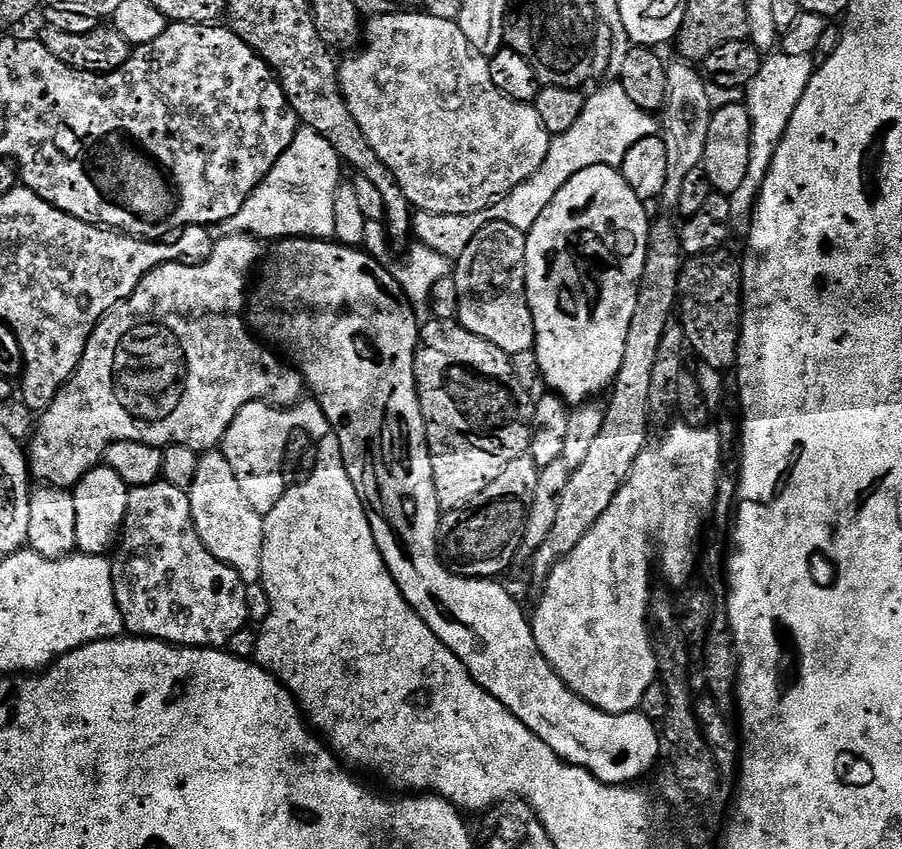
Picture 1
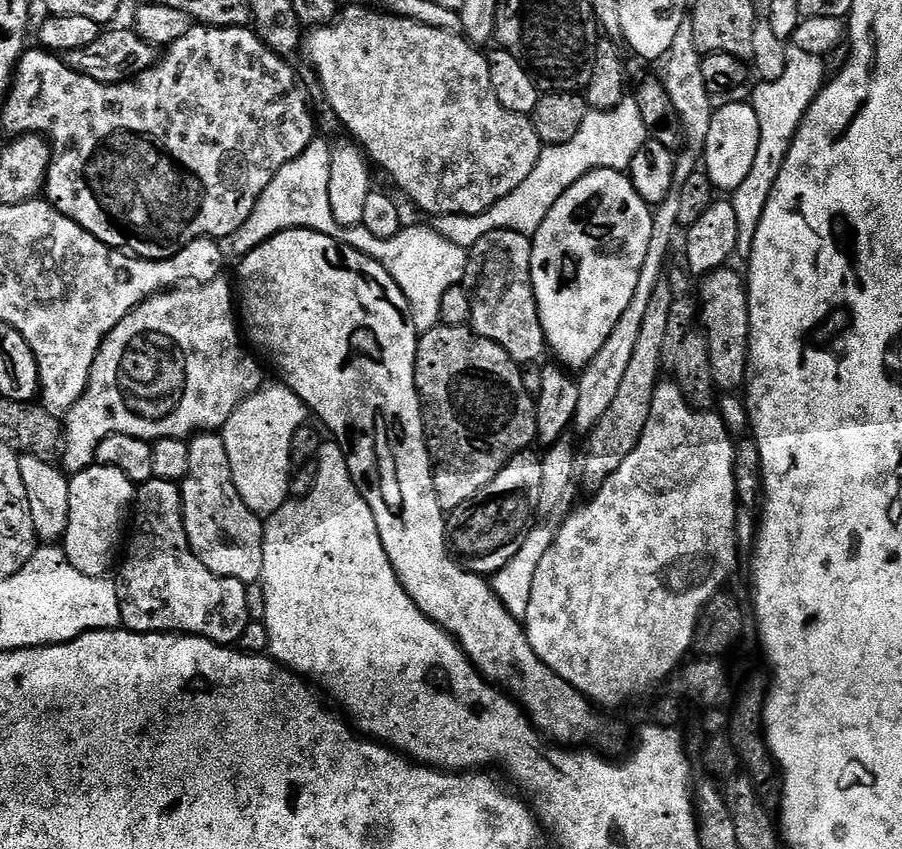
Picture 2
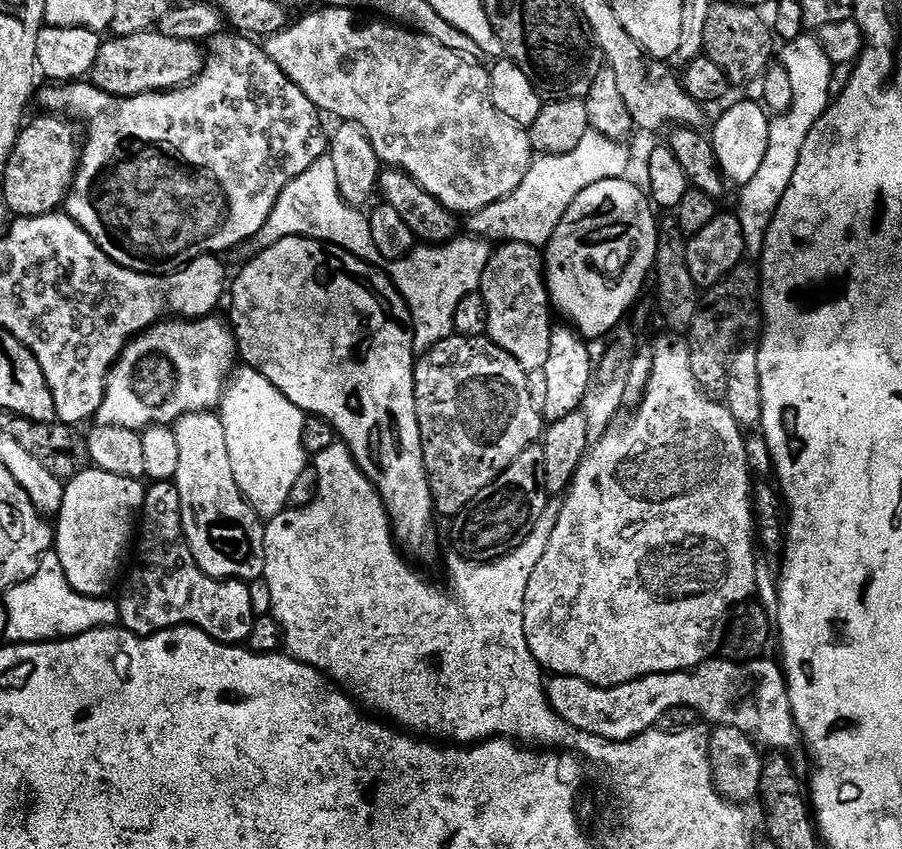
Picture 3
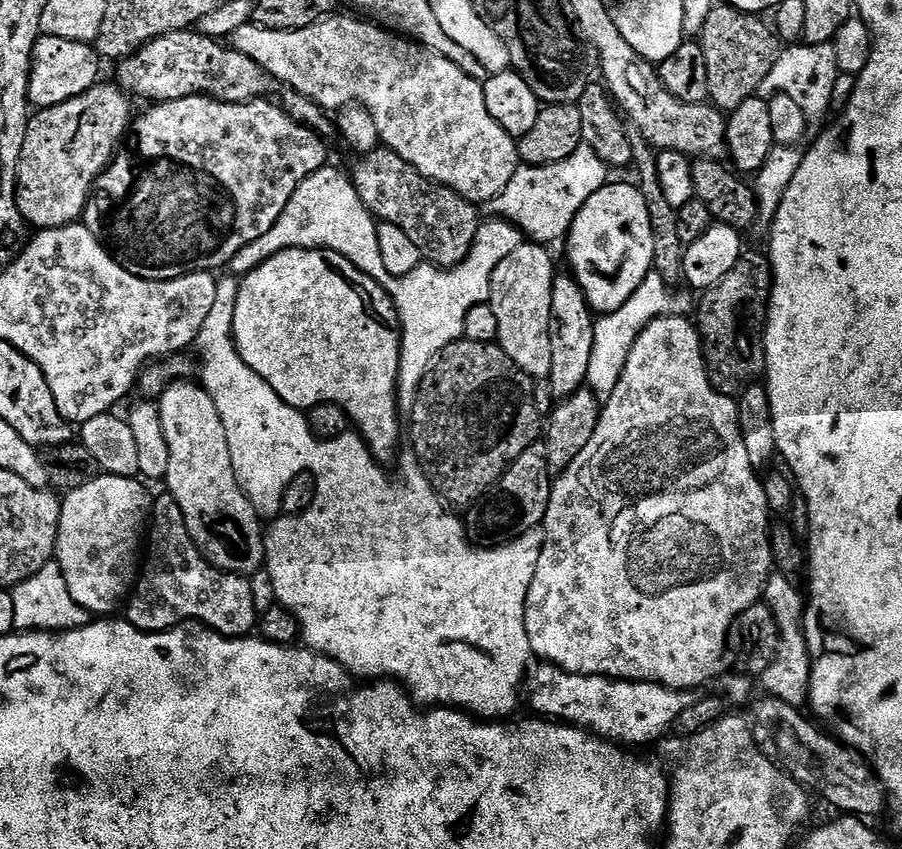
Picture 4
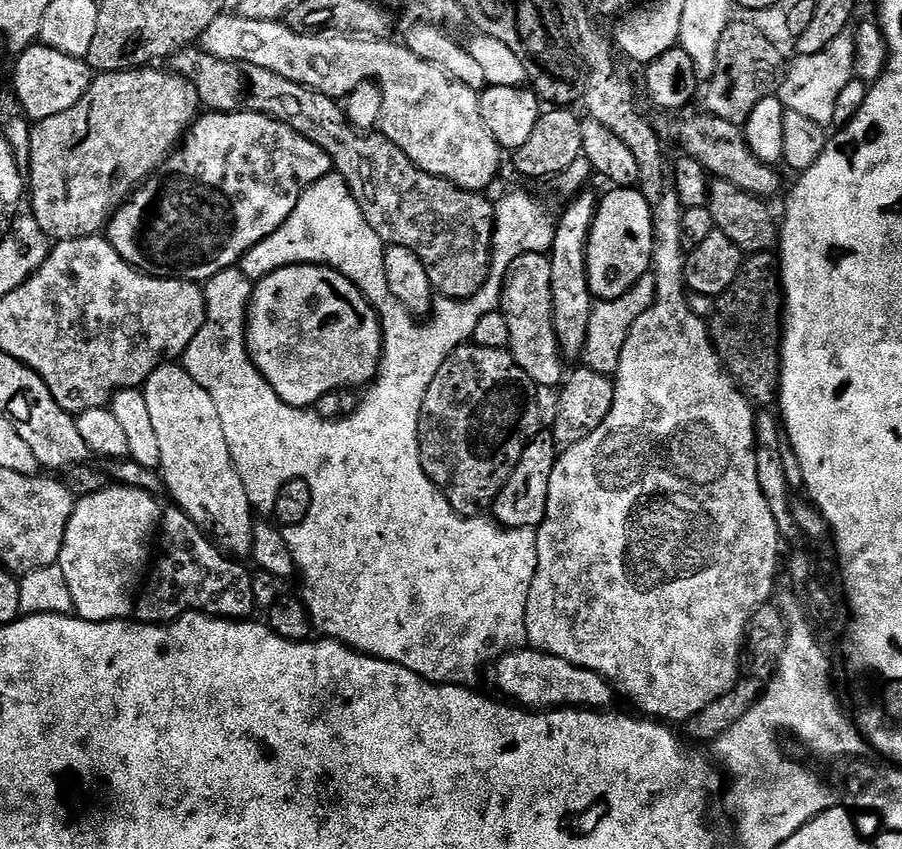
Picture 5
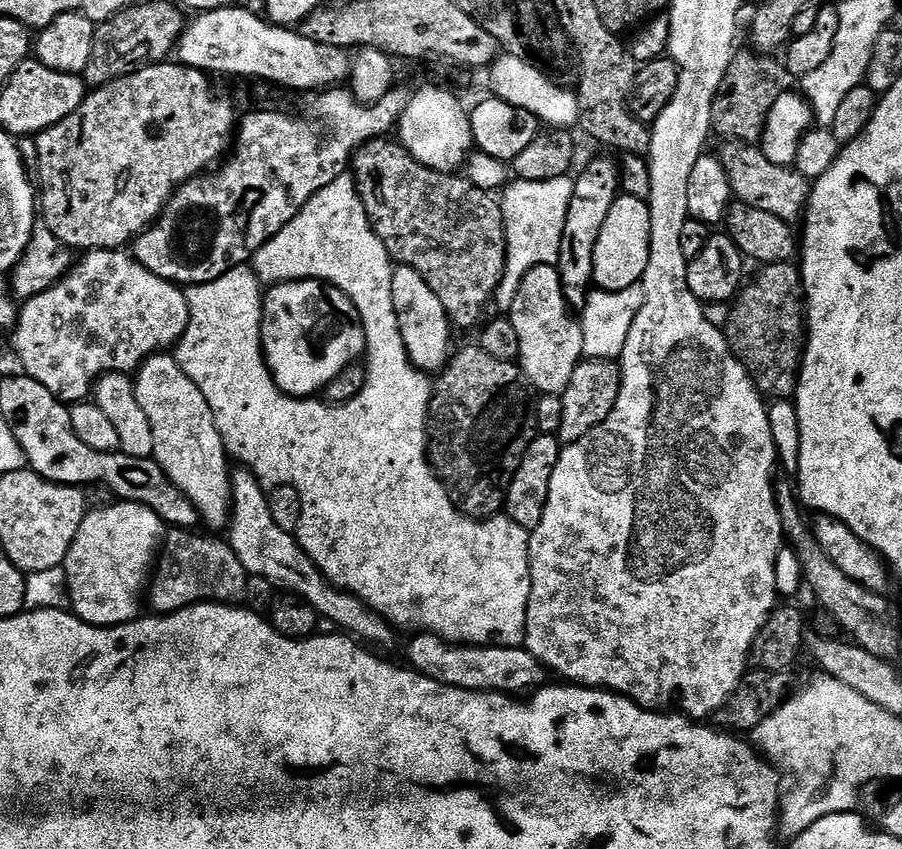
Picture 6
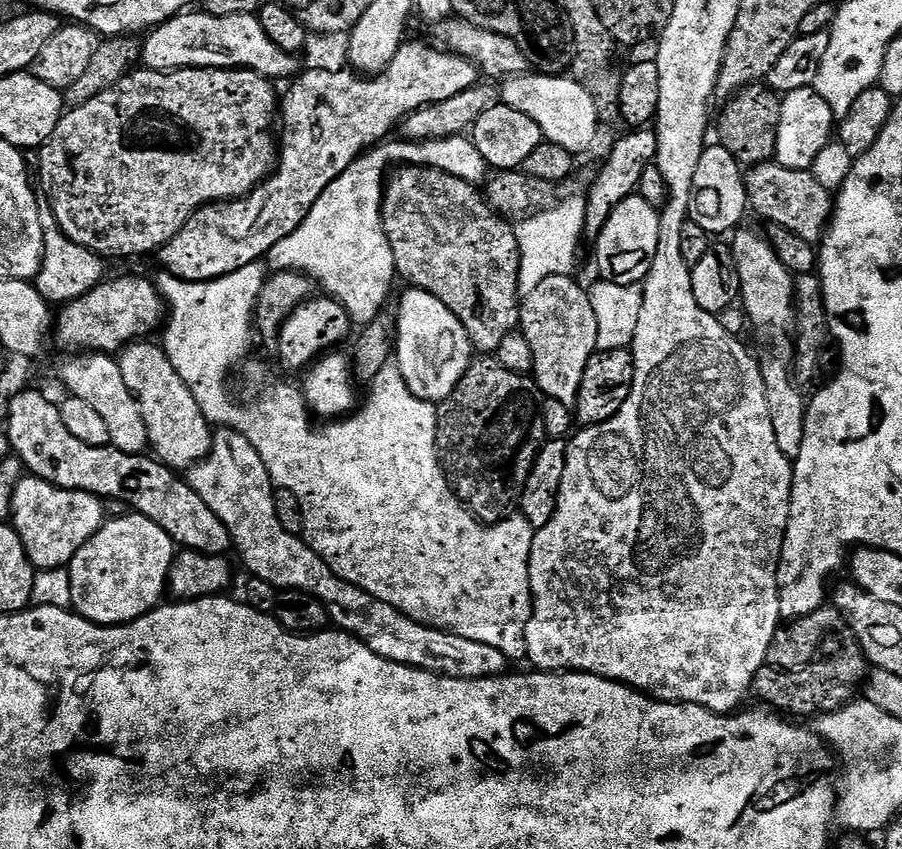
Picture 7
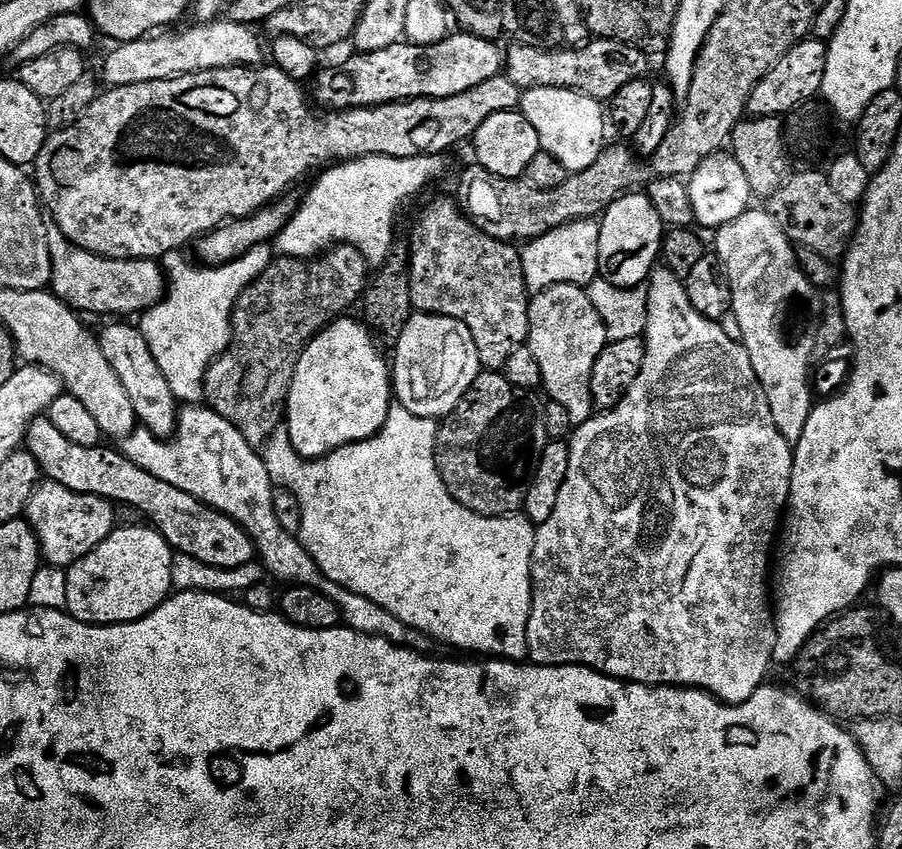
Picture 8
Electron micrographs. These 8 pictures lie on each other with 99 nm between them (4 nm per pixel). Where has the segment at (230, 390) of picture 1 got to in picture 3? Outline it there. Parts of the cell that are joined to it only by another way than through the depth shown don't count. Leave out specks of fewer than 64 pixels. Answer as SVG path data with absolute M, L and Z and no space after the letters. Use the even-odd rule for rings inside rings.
M215 315L201 316L199 320L168 318L132 337L110 370L102 406L94 417L95 423L100 426L120 424L123 428L143 430L151 424L175 425L186 414L219 409L224 389L238 364L238 349L233 329L225 321L224 325L216 319Z

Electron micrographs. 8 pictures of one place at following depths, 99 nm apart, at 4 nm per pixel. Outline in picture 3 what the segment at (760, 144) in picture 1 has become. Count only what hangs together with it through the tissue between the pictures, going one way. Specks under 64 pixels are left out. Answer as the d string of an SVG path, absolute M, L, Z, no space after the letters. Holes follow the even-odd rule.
M805 34L787 41L783 45L784 49L779 49L778 60L779 63L784 65L786 74L790 74L790 86L792 87L792 105L788 112L782 112L773 115L770 120L770 142L766 146L766 158L762 158L762 166L757 172L754 173L754 178L750 178L750 182L746 182L739 189L740 192L740 205L734 208L734 214L738 218L738 222L742 222L742 242L744 243L744 255L748 258L759 258L764 254L764 243L766 242L766 234L770 230L770 222L774 222L774 214L778 210L778 206L782 202L782 194L786 194L786 189L790 187L790 178L794 178L794 170L798 170L798 158L802 158L802 146L806 146L806 137L810 134L810 130L814 130L814 122L818 122L818 118L822 118L822 114L827 110L830 103L830 74L832 73L832 63L830 58L826 58L826 50L822 50L822 46L816 40L815 35Z

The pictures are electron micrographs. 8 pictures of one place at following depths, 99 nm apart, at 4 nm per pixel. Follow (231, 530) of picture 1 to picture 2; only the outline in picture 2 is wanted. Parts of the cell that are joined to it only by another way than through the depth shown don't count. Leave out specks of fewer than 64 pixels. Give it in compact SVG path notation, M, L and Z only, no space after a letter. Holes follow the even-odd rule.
M197 434L191 437L188 449L190 450L190 470L184 476L180 497L184 503L184 525L186 526L186 538L190 538L190 546L206 566L214 574L222 578L234 578L238 582L250 585L255 584L262 577L262 550L264 549L265 521L255 516L242 502L242 494L234 486L234 478L230 470L230 458L226 458L226 446L224 437L220 434Z

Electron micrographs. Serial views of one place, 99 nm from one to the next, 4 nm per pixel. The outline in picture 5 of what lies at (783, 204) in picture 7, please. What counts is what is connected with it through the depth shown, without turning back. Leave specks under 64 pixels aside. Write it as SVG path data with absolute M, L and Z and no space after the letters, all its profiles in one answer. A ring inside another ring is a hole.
M701 111L701 116L693 120L684 120L676 128L676 140L684 147L683 151L692 156L708 171L709 177L726 182L734 182L751 196L769 198L780 188L780 176L777 169L764 164L754 150L750 150L750 142L746 142L744 129L734 122L726 122L726 118L713 116L711 112Z

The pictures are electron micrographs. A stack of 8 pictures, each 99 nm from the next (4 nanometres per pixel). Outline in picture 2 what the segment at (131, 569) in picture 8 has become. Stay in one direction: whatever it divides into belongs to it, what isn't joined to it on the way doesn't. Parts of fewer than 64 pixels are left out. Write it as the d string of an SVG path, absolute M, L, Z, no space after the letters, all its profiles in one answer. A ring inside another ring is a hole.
M97 463L75 473L69 479L68 485L70 522L66 526L62 541L68 564L86 576L108 576L112 563L114 568L118 553L126 540L126 525L134 508L137 485L133 484L130 478L126 478L122 470L114 470L114 466L102 466Z

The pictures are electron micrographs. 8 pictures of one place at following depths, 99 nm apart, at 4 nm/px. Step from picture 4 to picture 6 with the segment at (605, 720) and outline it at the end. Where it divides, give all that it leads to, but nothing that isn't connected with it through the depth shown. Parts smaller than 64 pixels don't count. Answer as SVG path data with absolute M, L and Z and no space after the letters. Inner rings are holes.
M422 632L411 637L408 644L408 660L417 672L455 688L475 692L503 692L505 694L528 694L545 683L546 669L539 660L521 646L507 648L494 643L449 644L433 632Z

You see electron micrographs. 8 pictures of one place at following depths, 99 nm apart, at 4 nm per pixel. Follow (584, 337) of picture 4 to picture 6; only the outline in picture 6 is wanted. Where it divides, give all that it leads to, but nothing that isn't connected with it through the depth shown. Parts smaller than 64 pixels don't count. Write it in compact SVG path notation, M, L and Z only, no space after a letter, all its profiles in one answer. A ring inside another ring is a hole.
M608 158L594 159L579 176L575 177L574 194L571 195L570 209L567 210L566 225L563 226L562 245L559 246L559 258L556 264L559 280L562 282L563 296L568 307L581 310L585 306L592 288L594 246L598 234L605 225L606 217L617 197L620 195L620 168Z

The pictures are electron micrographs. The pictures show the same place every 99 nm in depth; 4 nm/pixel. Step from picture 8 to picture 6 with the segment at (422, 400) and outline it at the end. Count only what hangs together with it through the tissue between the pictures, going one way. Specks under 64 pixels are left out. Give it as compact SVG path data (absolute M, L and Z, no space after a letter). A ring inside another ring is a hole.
M405 264L392 269L392 293L394 294L394 310L398 318L398 326L402 330L402 342L406 342L406 350L410 354L412 365L419 368L421 372L439 373L448 363L450 353L453 351L454 325L448 319L442 302L438 302L438 294L434 294L434 290L430 290L430 286L426 286L426 282L422 278L422 274L418 274L418 270Z

